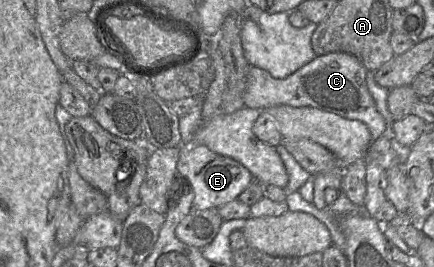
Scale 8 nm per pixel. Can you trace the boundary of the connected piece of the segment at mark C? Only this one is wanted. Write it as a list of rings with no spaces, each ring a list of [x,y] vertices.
[[[335,52],[316,56],[311,62],[284,79],[275,79],[264,69],[250,66],[244,106],[264,109],[278,105],[314,107],[350,120],[359,120],[369,129],[372,140],[389,134],[389,125],[378,112],[366,84],[368,70],[353,55]]]

